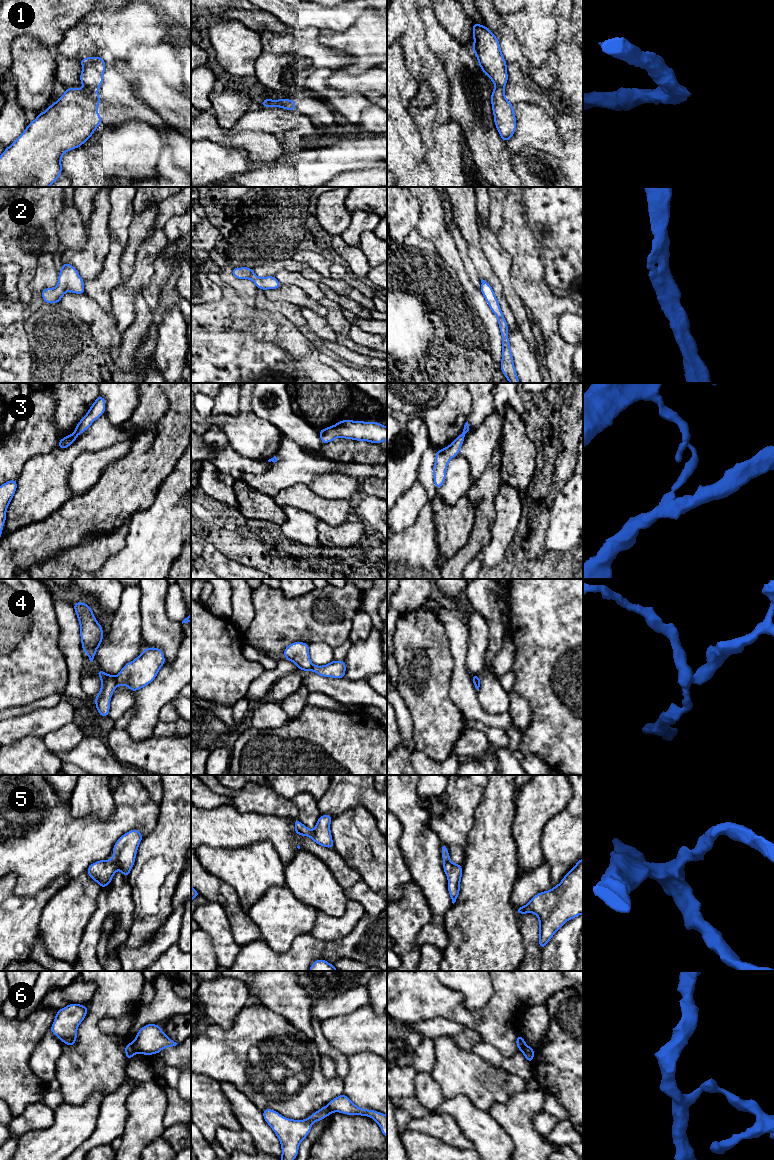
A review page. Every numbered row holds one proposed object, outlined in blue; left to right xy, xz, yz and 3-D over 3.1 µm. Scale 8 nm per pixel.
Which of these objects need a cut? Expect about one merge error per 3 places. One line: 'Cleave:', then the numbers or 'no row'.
Cleave: 1, 3, 4, 6

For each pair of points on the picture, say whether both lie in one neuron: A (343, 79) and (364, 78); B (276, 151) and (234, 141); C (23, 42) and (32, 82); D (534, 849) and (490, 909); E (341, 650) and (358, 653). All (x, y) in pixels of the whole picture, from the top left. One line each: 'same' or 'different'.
A: same
B: same
C: same
D: different
E: different

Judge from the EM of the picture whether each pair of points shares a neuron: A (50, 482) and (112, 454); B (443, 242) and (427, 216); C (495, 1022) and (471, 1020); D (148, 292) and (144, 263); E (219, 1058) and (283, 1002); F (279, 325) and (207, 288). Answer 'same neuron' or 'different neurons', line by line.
A: different neurons
B: same neuron
C: same neuron
D: different neurons
E: different neurons
F: different neurons

